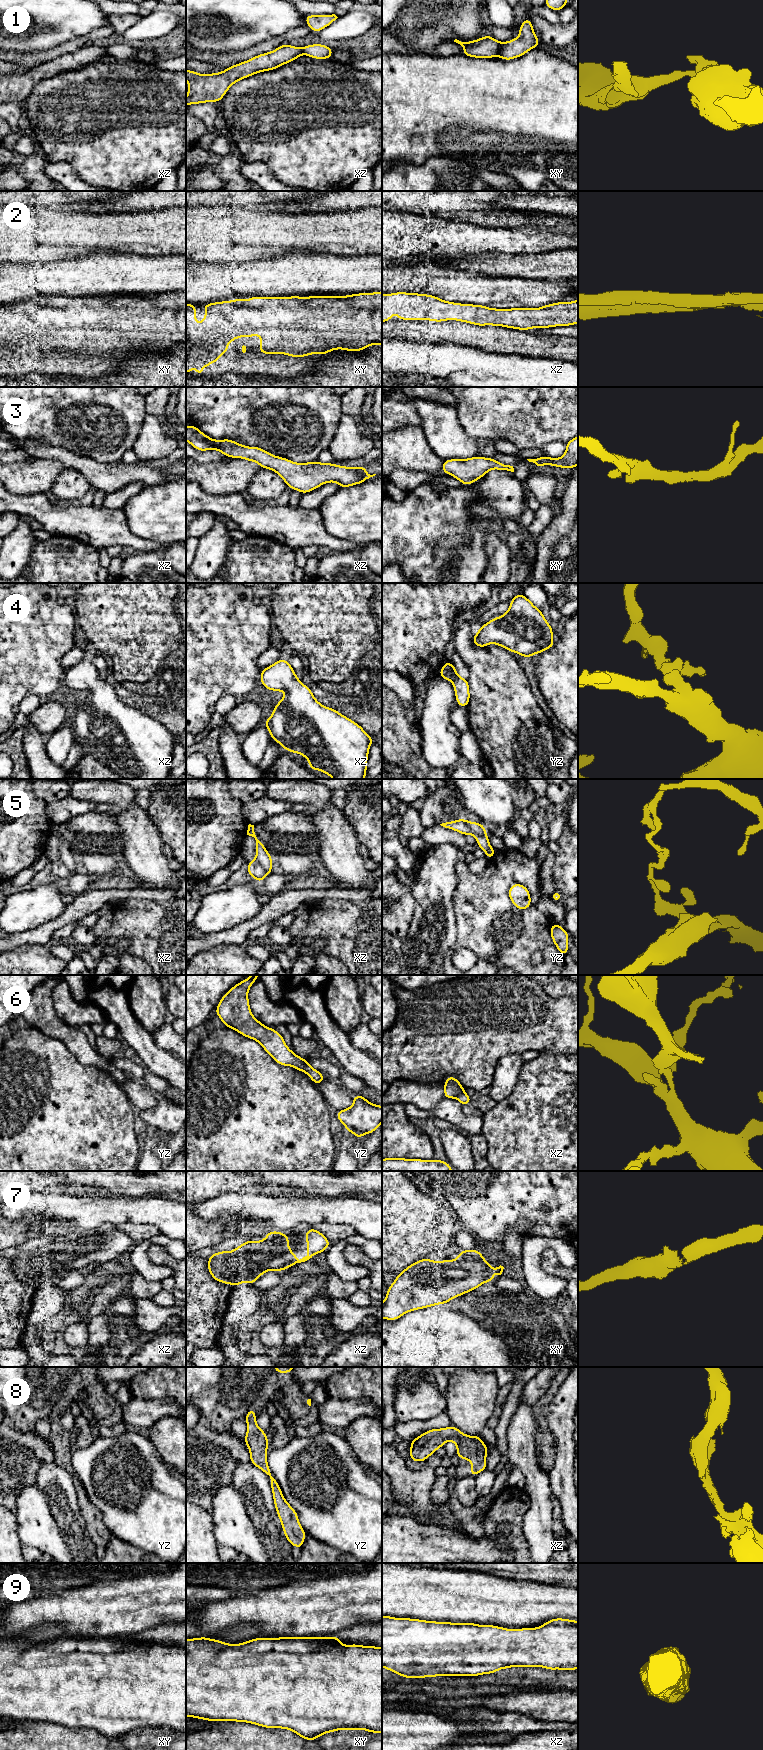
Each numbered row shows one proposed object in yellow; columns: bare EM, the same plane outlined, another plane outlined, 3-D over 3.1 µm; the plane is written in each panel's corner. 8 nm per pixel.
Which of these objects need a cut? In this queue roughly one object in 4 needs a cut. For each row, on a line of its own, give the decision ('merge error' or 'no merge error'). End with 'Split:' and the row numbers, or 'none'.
1: merge error
2: no merge error
3: no merge error
4: no merge error
5: merge error
6: merge error
7: no merge error
8: no merge error
9: no merge error
Split: 1, 5, 6

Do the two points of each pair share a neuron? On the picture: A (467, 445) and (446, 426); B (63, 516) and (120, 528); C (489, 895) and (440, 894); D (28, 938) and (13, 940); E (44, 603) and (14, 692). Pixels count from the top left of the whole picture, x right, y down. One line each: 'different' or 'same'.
A: same
B: same
C: different
D: same
E: same

